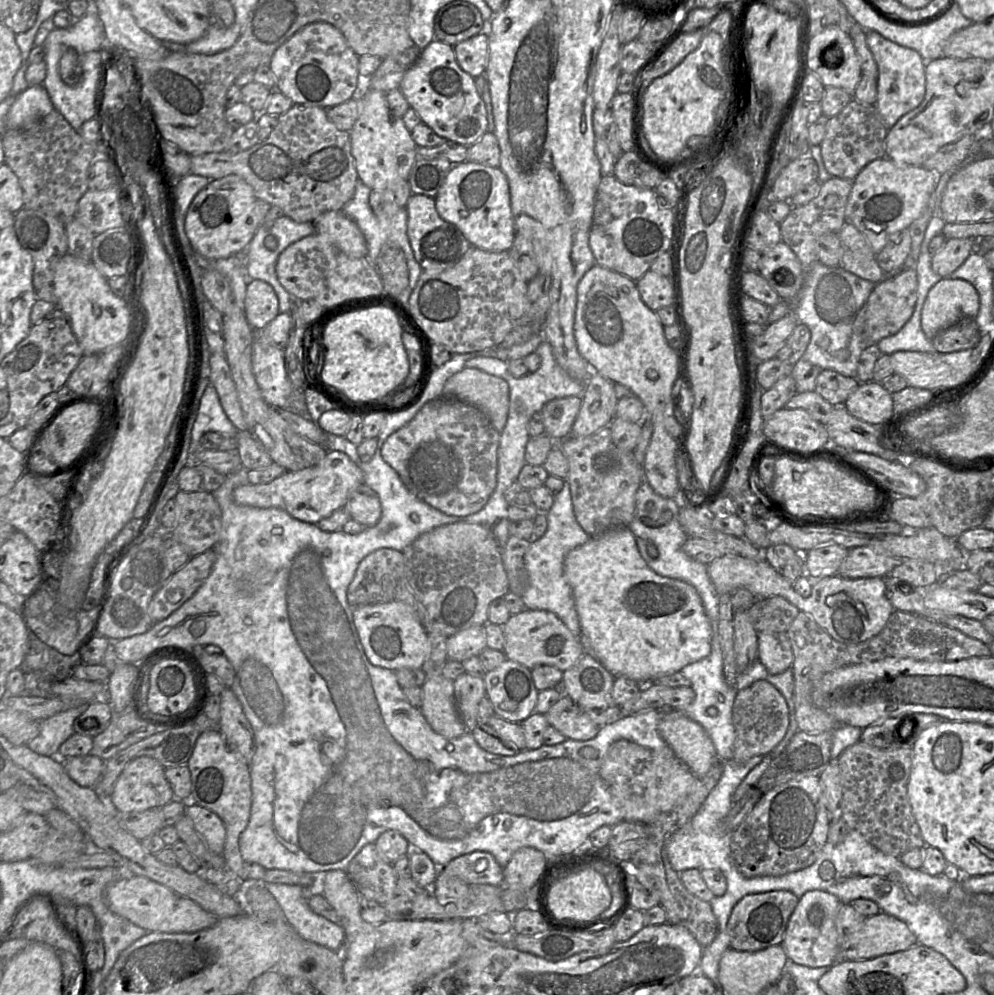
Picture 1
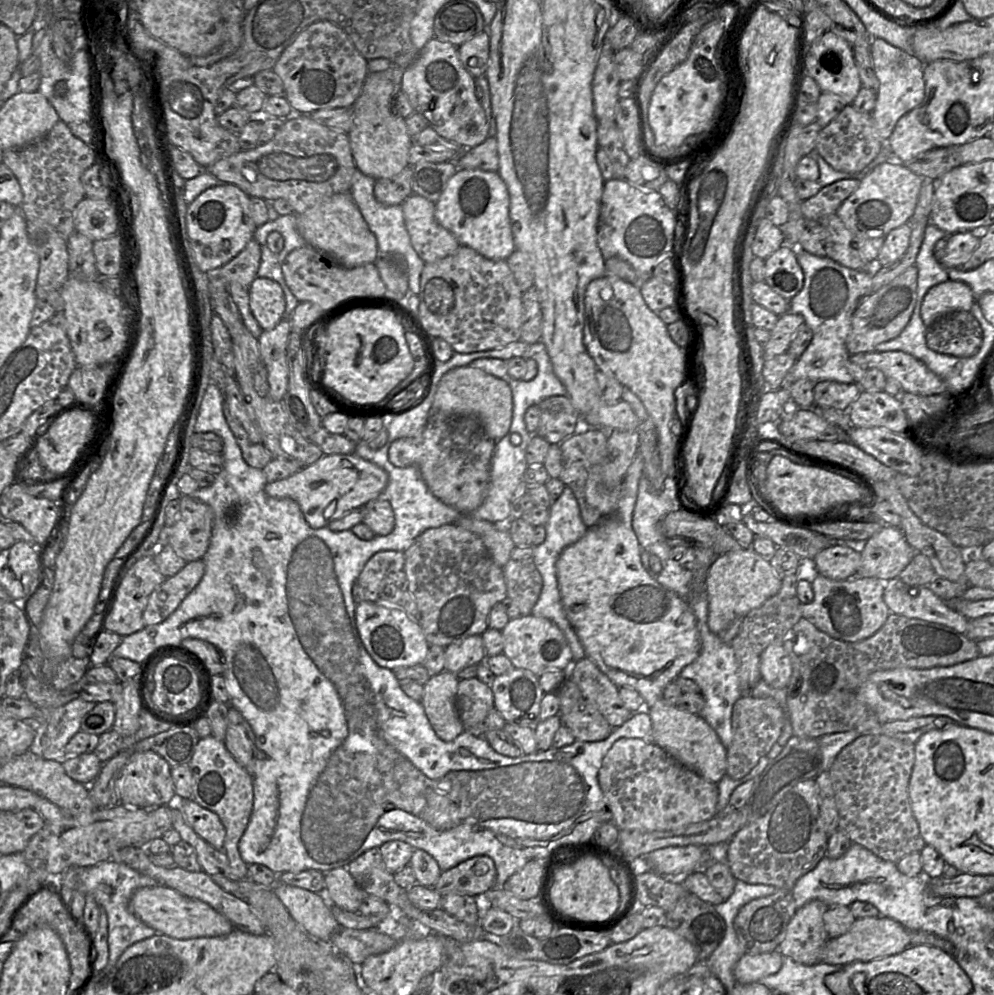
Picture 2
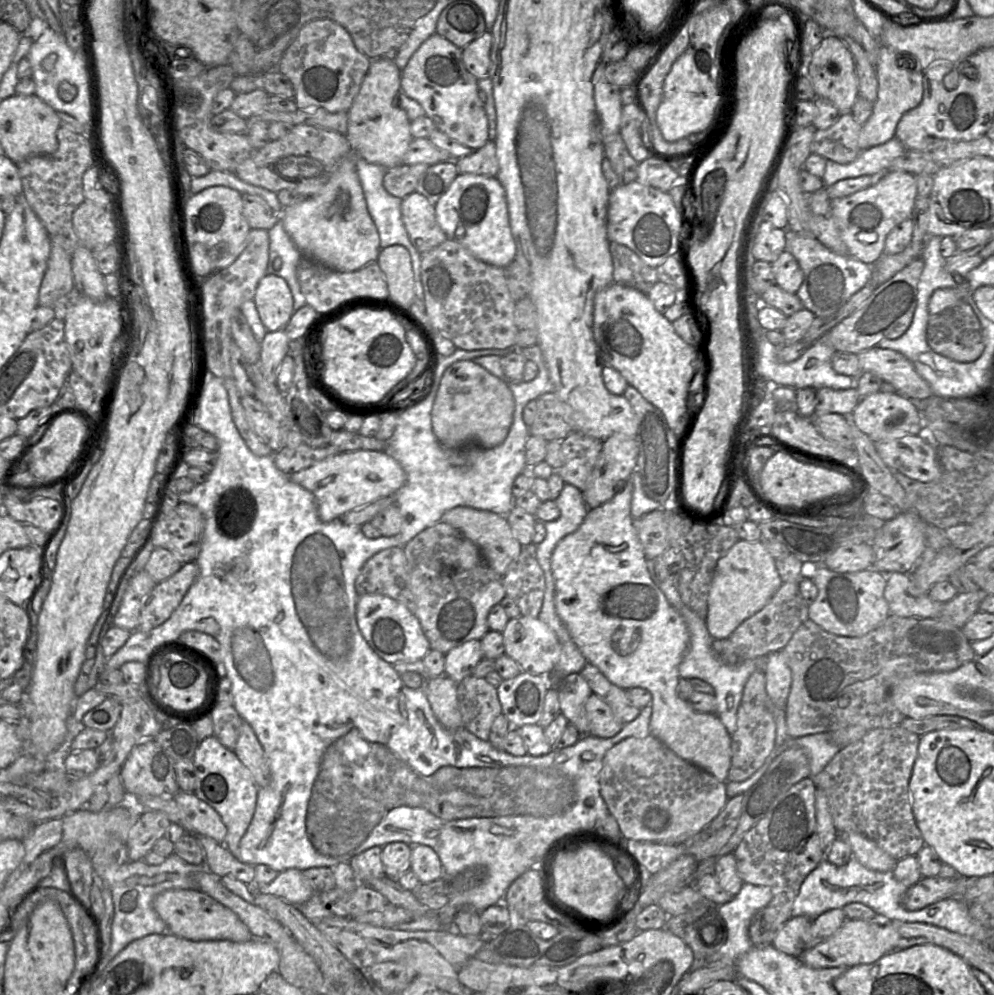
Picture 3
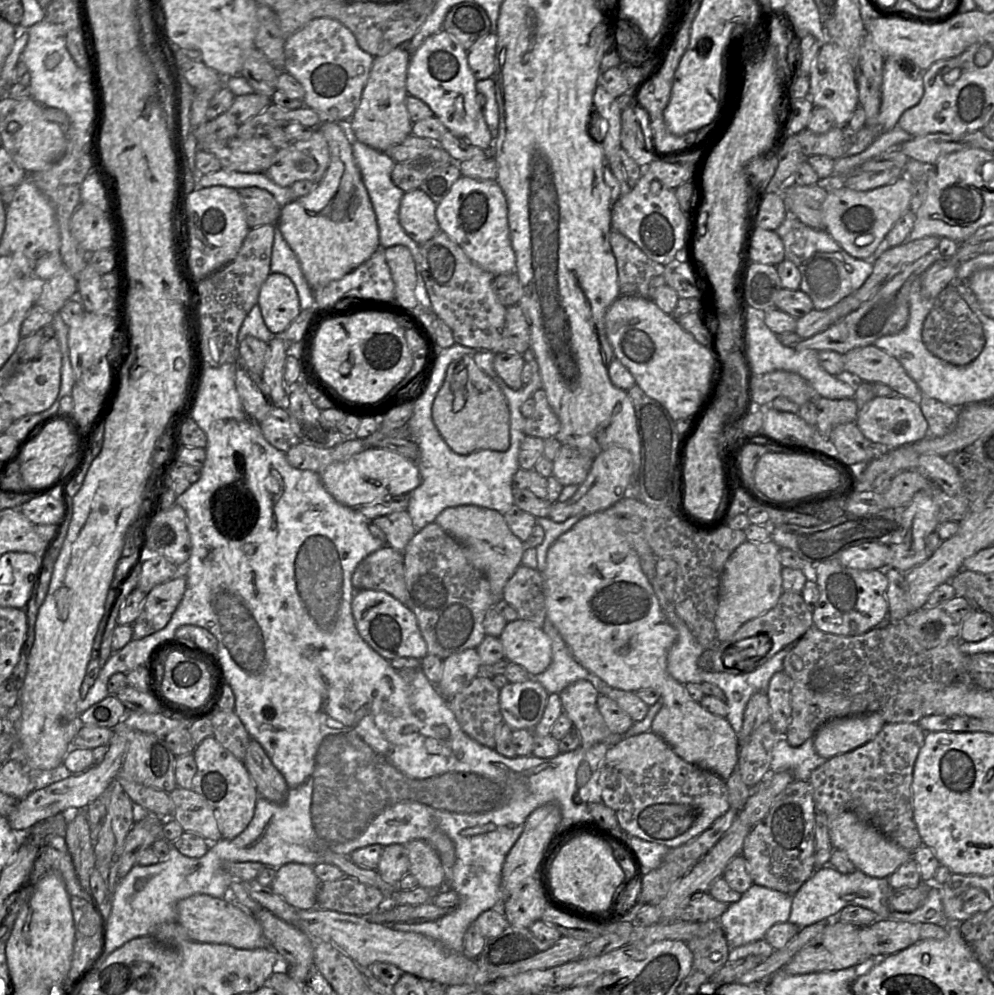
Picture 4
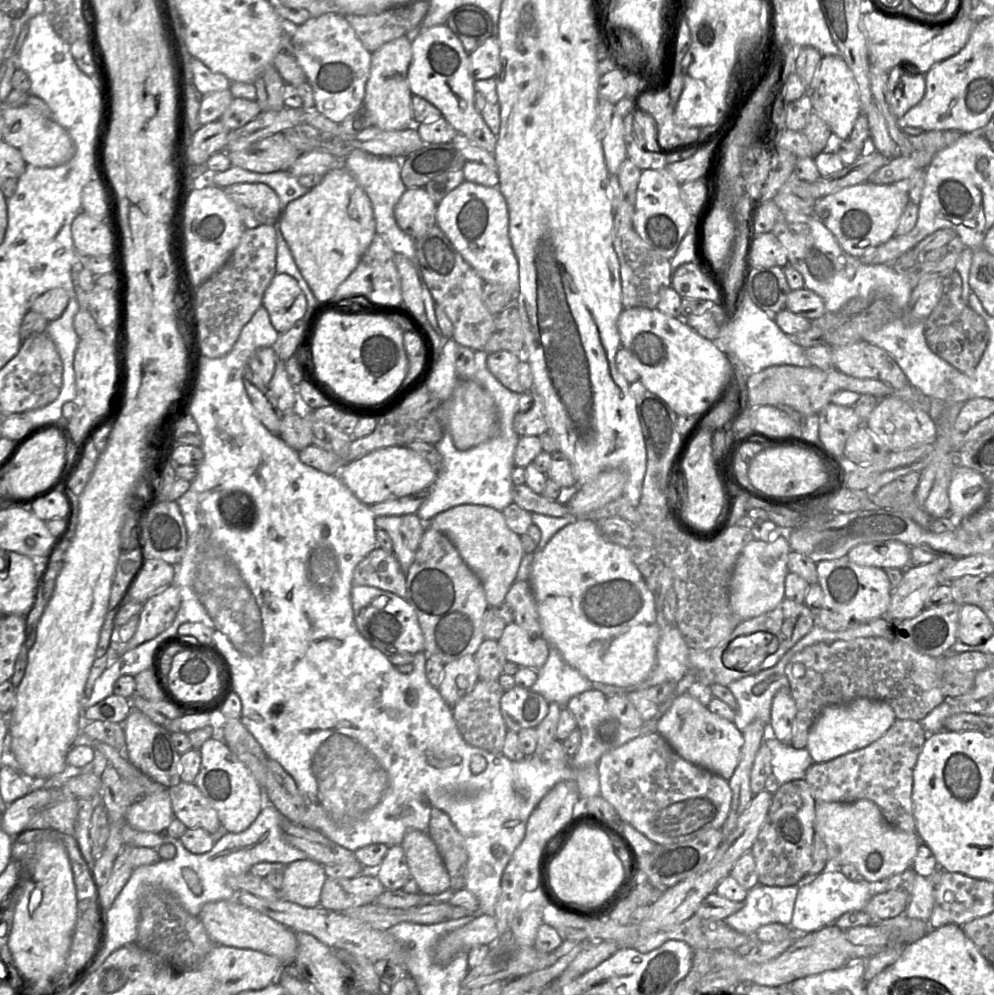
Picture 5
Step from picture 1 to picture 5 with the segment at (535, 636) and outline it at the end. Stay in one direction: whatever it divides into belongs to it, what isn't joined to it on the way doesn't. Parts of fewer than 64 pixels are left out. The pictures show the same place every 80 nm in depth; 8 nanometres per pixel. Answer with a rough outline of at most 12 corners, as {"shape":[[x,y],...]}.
{"shape":[[514,622],[497,642],[507,661],[535,670],[551,648]]}

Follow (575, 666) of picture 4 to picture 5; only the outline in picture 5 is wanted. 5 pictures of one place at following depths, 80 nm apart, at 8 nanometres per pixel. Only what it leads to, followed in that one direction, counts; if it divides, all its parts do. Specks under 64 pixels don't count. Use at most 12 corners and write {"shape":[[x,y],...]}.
{"shape":[[551,647],[530,689],[565,707],[593,683]]}

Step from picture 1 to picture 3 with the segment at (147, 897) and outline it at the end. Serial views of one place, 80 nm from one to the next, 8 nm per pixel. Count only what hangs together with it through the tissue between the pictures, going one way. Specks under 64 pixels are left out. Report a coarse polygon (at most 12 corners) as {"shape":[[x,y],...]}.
{"shape":[[199,890],[159,893],[167,932],[193,941],[253,938],[235,912]]}

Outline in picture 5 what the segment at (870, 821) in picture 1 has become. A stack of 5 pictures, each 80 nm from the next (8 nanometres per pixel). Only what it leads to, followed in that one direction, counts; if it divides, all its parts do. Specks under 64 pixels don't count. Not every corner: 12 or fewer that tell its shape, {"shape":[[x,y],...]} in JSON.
{"shape":[[896,719],[869,746],[813,763],[816,802],[867,799],[917,833],[913,771],[927,736]]}

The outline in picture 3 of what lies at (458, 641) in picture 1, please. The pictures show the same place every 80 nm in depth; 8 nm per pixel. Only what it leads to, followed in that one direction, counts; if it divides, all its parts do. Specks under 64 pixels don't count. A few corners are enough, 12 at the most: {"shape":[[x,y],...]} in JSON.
{"shape":[[481,641],[445,654],[445,675],[459,684],[484,659]]}

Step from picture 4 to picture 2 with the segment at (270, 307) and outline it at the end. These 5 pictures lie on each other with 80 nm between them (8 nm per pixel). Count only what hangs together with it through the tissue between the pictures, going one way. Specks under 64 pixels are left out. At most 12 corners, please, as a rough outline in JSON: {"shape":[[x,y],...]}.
{"shape":[[256,277],[249,307],[262,330],[284,318],[285,297],[274,280]]}

